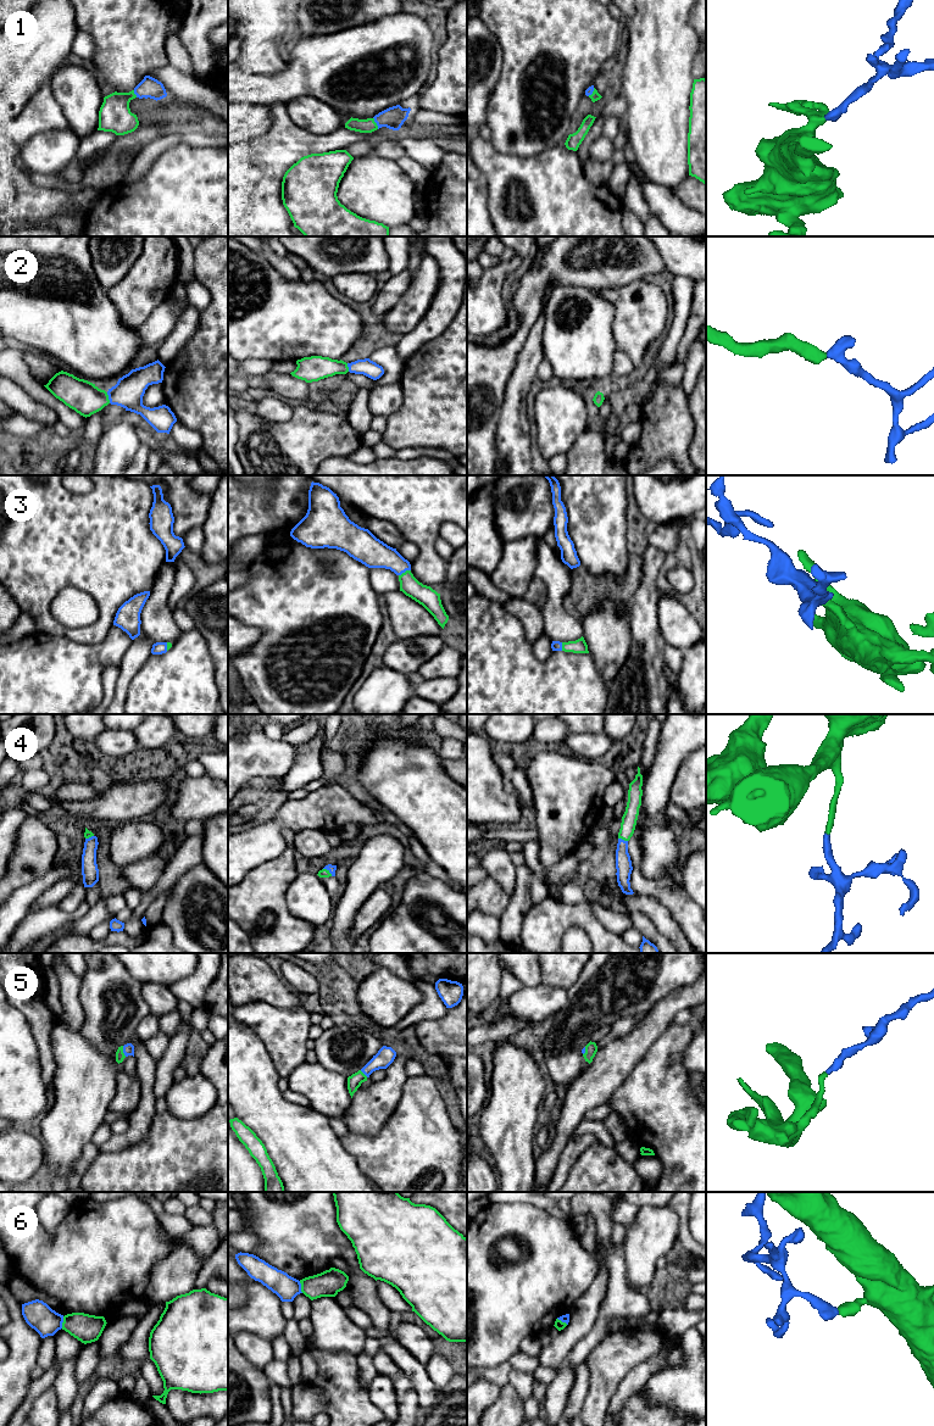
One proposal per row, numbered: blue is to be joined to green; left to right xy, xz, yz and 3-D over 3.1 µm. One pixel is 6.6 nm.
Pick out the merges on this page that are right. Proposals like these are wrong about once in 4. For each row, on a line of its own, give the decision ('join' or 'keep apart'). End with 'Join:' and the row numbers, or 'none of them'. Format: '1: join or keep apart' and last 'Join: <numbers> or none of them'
1: join
2: join
3: join
4: join
5: join
6: keep apart
Join: 1, 2, 3, 4, 5

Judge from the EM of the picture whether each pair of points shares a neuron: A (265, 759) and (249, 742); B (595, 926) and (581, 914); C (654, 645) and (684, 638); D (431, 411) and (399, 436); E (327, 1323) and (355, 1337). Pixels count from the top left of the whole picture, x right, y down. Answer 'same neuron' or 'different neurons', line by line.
A: same neuron
B: same neuron
C: different neurons
D: same neuron
E: same neuron

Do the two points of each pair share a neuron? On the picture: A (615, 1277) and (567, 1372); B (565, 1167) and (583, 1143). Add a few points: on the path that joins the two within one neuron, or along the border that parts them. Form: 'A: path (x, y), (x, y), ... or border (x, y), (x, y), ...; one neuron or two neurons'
A: path (615, 1301), (596, 1335), (582, 1349); one neuron
B: path (566, 1160), (577, 1149); one neuron

